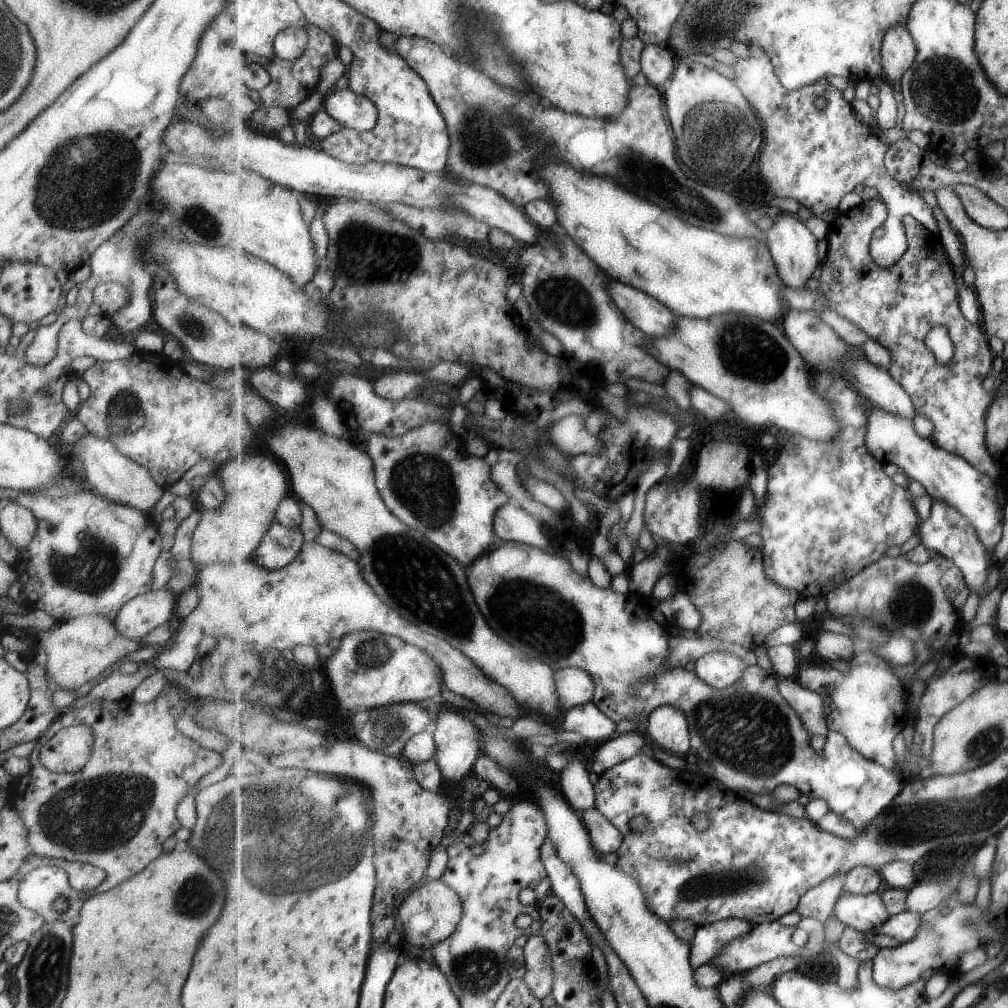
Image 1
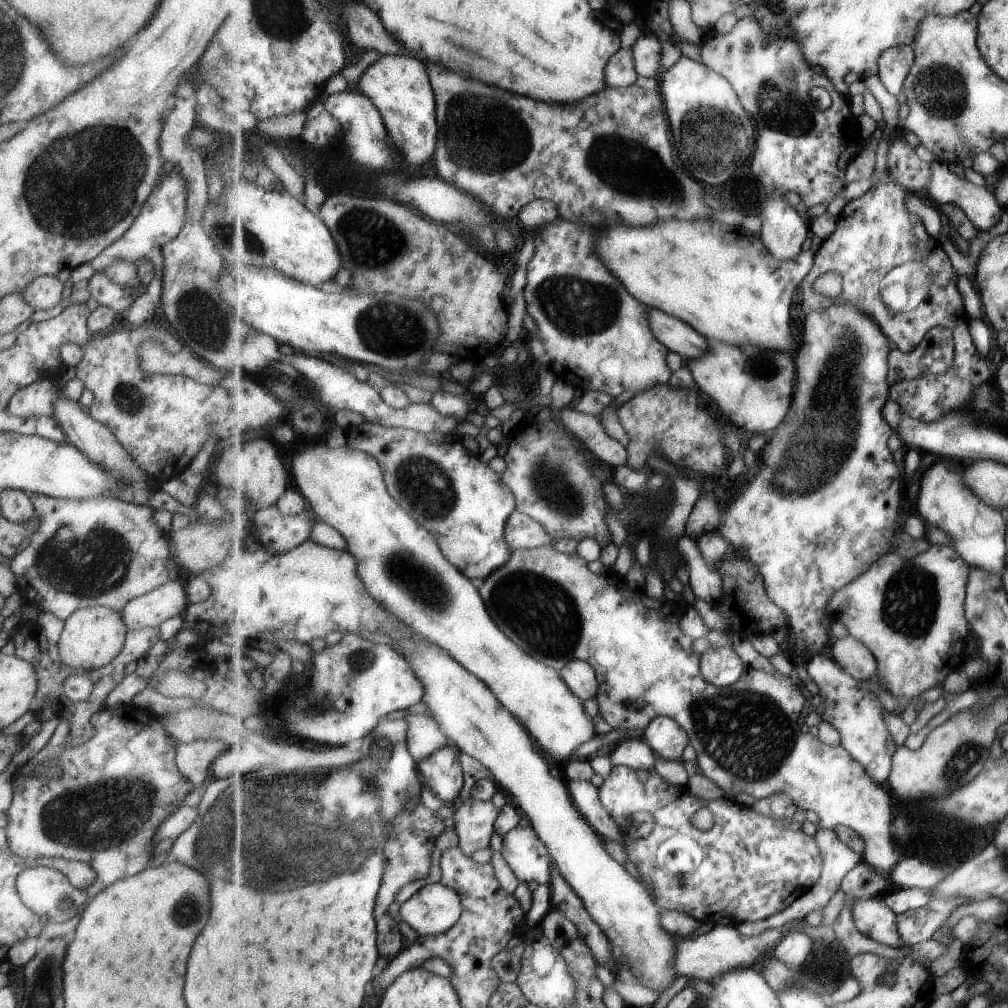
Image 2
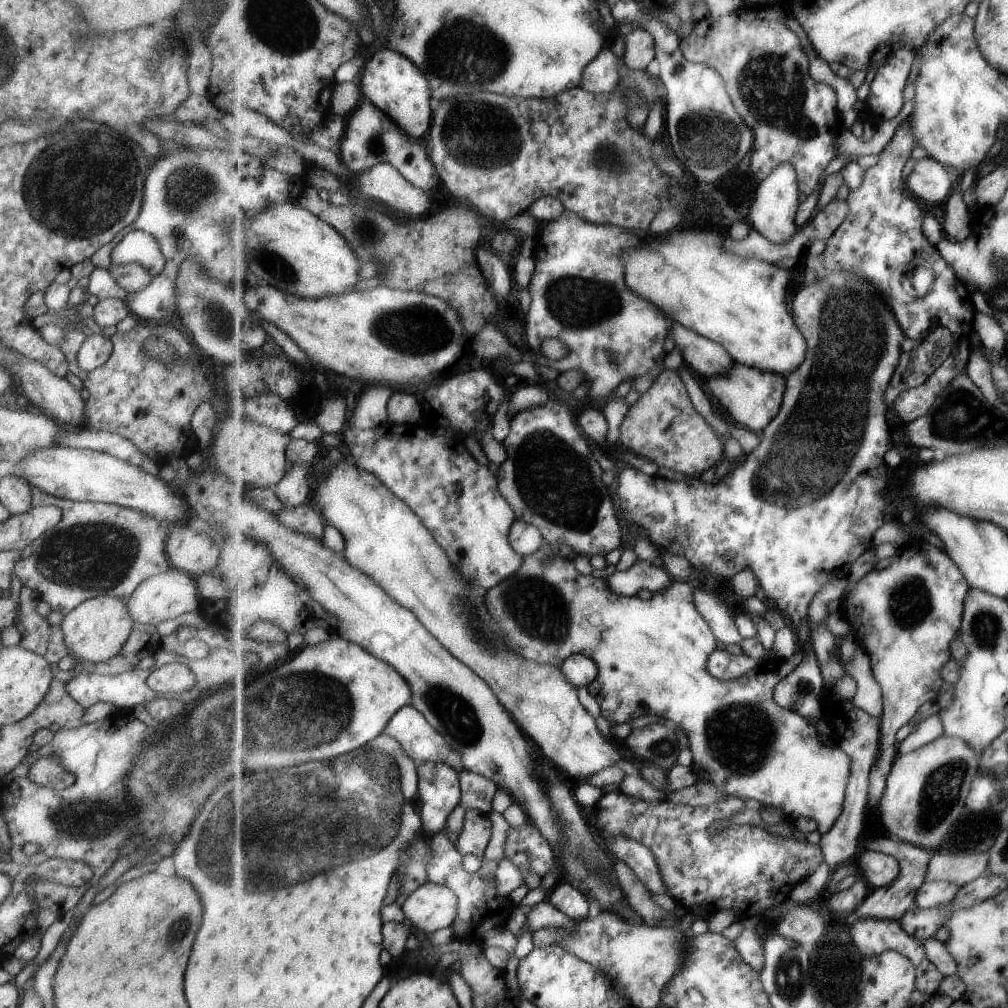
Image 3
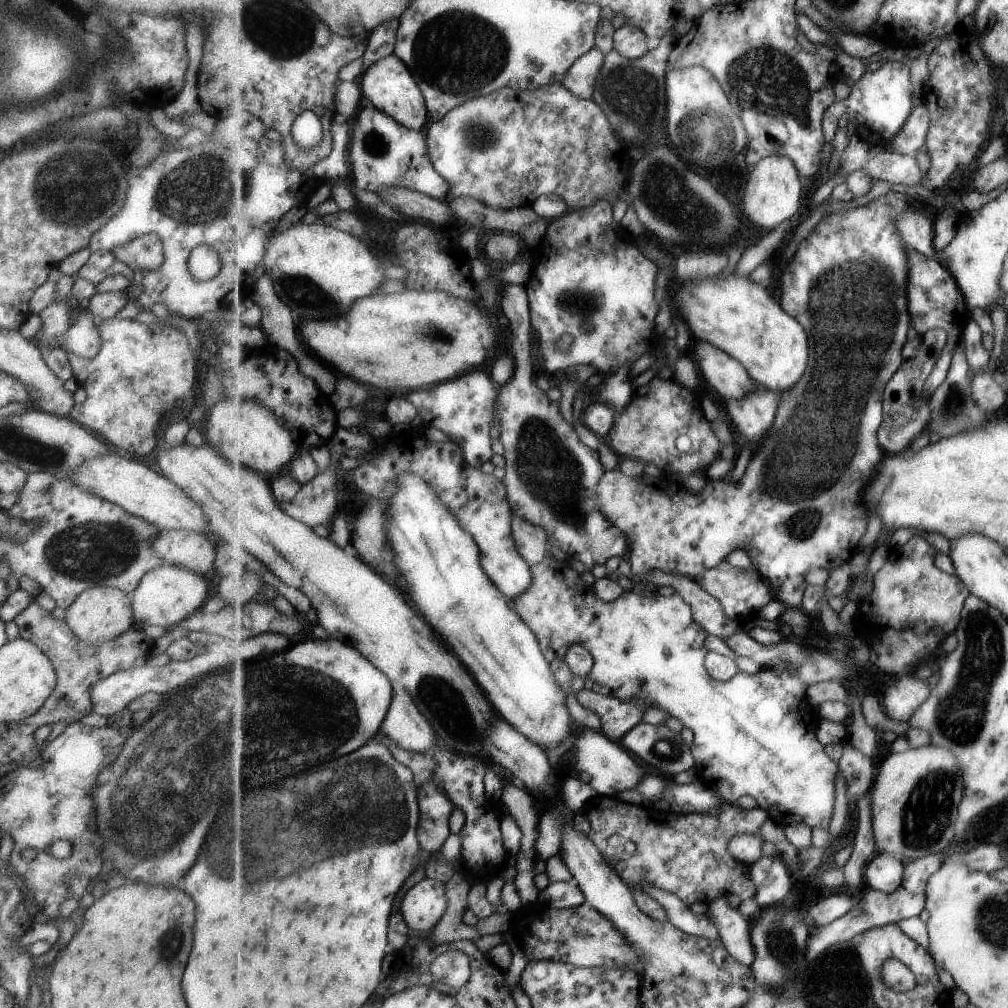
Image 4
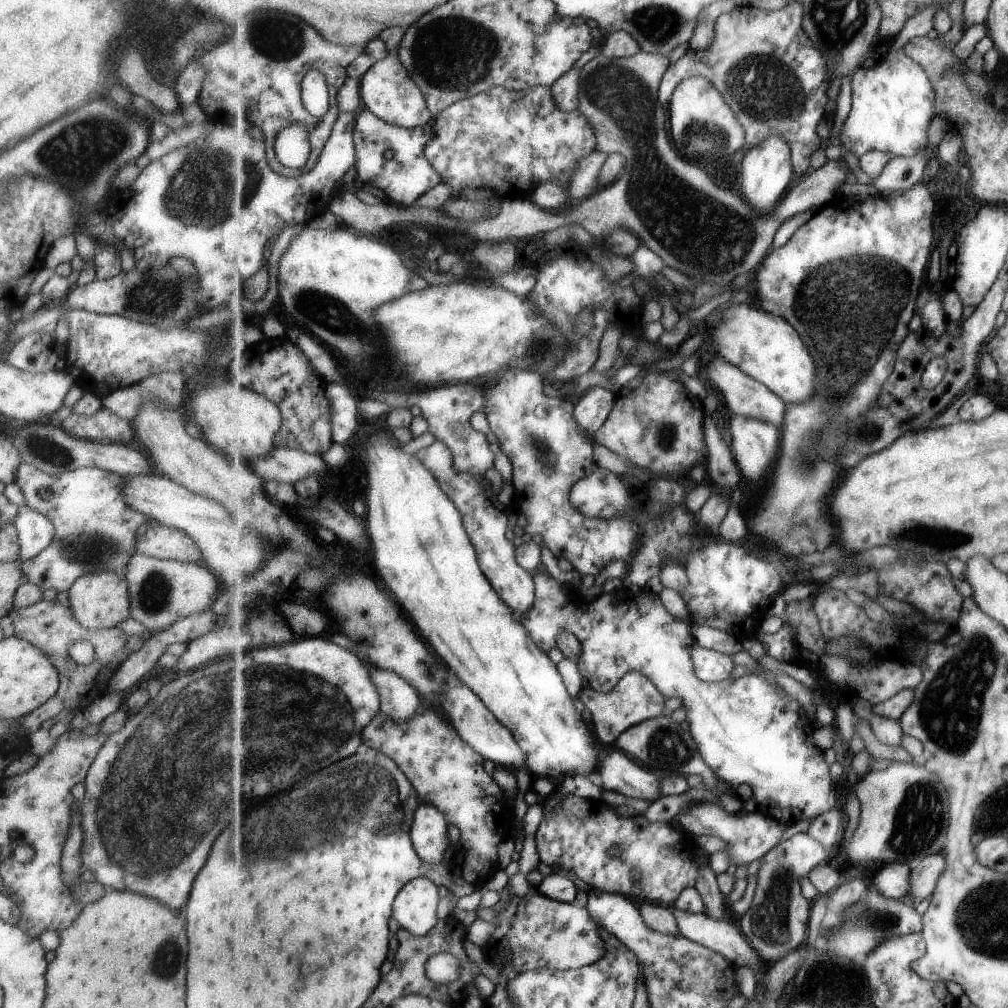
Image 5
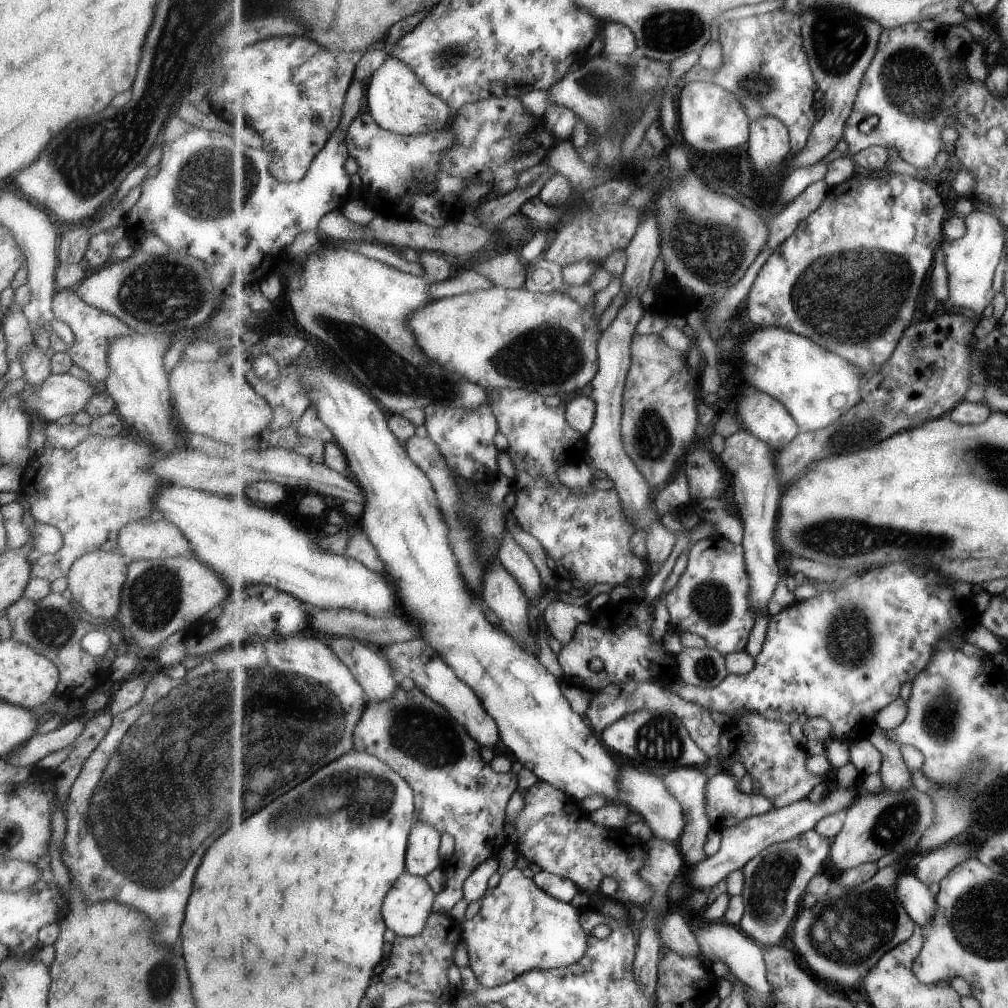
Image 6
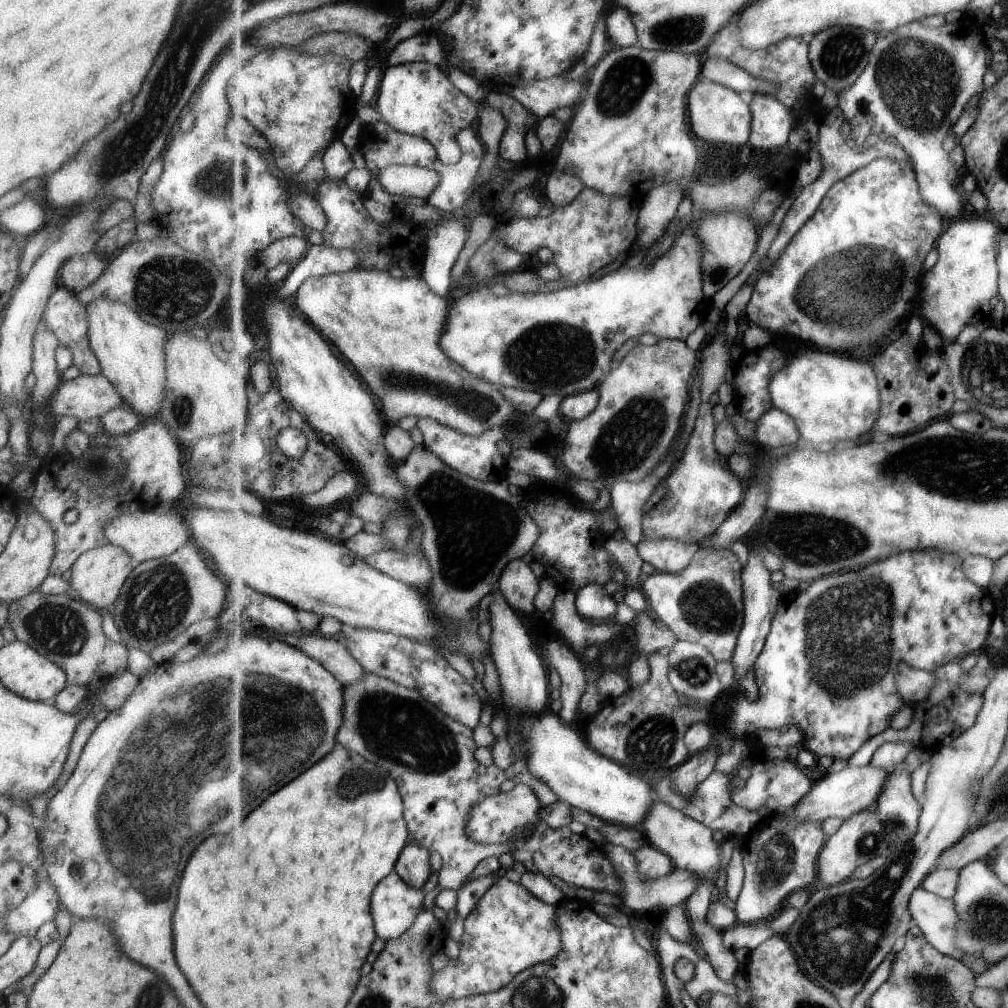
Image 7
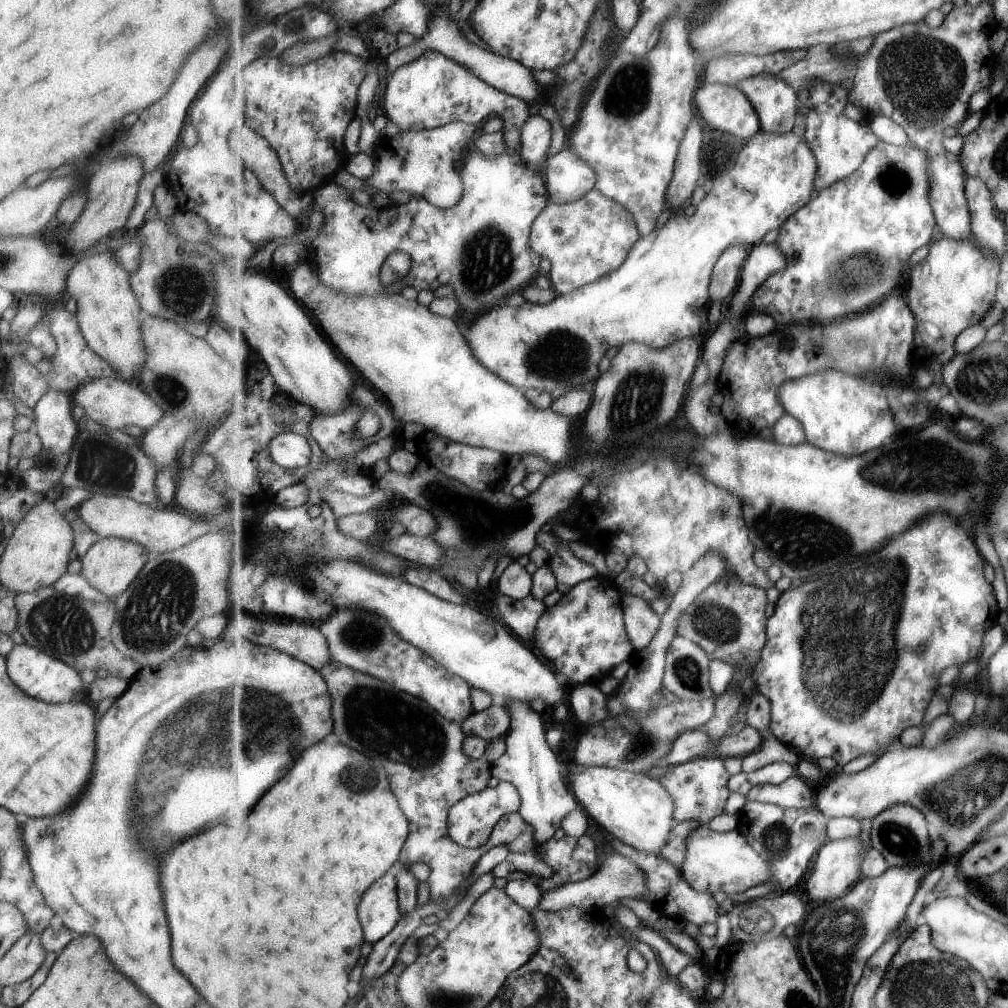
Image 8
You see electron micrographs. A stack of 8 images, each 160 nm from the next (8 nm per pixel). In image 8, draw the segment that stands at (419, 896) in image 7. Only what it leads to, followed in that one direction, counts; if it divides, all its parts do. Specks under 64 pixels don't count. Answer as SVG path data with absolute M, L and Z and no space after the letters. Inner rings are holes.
M393 864L389 874L375 882L373 890L365 894L365 902L361 902L361 924L365 926L365 934L372 945L383 940L401 921L397 898L397 869L398 865Z

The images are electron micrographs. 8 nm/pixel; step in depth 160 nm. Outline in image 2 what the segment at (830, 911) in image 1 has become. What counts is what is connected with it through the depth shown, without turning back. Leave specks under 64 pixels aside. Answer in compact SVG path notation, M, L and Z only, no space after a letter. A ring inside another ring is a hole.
M820 829L814 837L820 844L820 849L824 854L824 868L821 878L816 882L816 885L813 886L811 890L808 890L807 893L803 894L803 896L797 898L789 908L786 908L783 912L777 913L773 918L766 918L763 921L747 921L737 925L737 930L740 930L741 934L752 937L763 934L765 930L773 928L774 925L780 928L783 924L791 922L791 920L808 921L809 915L813 911L821 911L831 902L831 898L837 894L837 890L841 890L845 876L849 874L850 870L853 870L853 868L863 861L862 854L852 849L848 844L845 844L840 839L835 829Z

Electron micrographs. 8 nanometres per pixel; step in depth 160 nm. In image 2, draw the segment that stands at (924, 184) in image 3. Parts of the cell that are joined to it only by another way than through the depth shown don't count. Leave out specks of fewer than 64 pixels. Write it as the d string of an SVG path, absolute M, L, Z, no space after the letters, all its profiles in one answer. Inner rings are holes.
M937 160L932 162L932 179L929 184L927 191L936 202L941 205L949 203L960 206L980 231L995 228L1001 220L1001 214L1005 211L1005 208L997 202L994 193L989 188L985 188L976 177L971 175L961 179L949 170L948 163Z

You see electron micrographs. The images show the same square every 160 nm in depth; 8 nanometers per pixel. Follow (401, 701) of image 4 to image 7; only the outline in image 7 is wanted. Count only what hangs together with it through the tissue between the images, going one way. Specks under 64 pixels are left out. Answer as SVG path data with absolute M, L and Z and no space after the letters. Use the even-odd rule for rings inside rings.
M311 634L297 638L297 646L301 646L301 650L311 658L319 660L343 684L359 682L365 676L363 666L351 656L342 640Z

